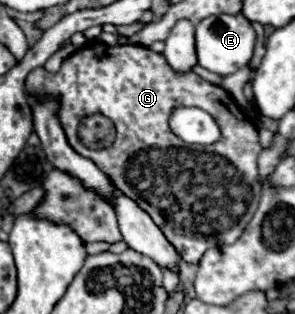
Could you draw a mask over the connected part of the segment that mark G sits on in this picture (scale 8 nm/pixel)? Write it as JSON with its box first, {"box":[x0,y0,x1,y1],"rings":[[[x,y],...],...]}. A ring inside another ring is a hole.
{"box":[26,41,262,263],"rings":[[[94,41],[92,45],[86,45],[72,53],[62,63],[58,73],[48,73],[44,67],[36,67],[26,77],[26,91],[58,95],[62,99],[60,123],[74,151],[92,159],[124,195],[128,195],[144,211],[148,211],[148,215],[152,215],[152,221],[160,227],[160,231],[164,231],[166,239],[172,245],[176,245],[178,255],[186,263],[198,263],[202,255],[216,243],[234,243],[242,235],[244,227],[250,223],[252,215],[256,213],[262,191],[256,163],[262,147],[258,141],[256,125],[238,107],[234,97],[226,89],[200,79],[192,71],[172,71],[164,55],[140,45],[110,47],[100,41]],[[174,107],[202,107],[204,111],[208,111],[222,129],[222,139],[218,141],[218,145],[200,147],[188,145],[182,139],[178,139],[168,127],[168,117]],[[92,113],[102,113],[116,125],[116,139],[108,149],[92,151],[84,147],[78,139],[78,121]]]}

